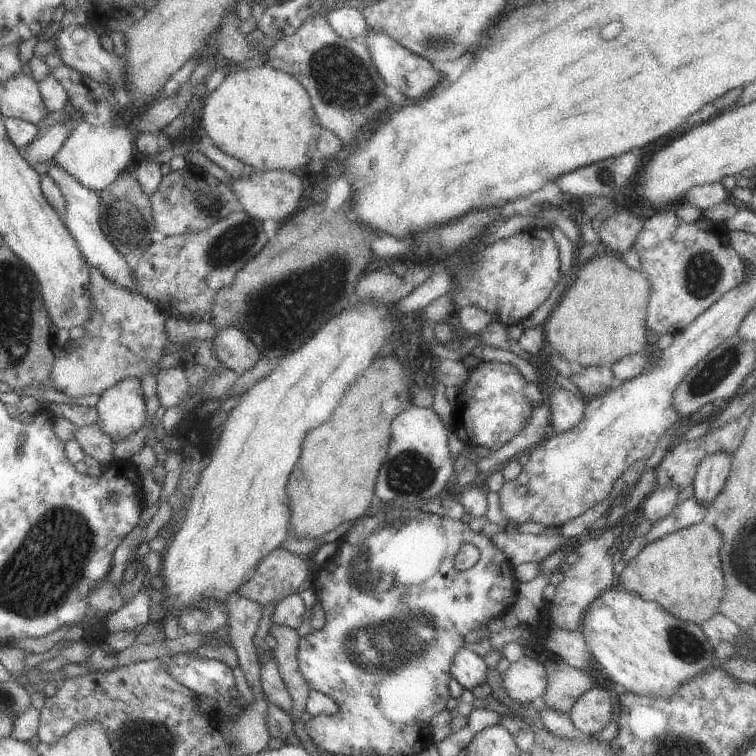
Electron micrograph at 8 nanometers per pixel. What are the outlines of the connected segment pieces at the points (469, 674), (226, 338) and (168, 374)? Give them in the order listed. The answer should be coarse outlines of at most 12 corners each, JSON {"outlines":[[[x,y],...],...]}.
{"outlines":[[[464,646],[453,654],[450,677],[467,690],[484,682],[483,657]],[[237,327],[214,332],[215,358],[238,377],[260,359]],[[179,367],[154,375],[157,400],[163,408],[187,396],[187,379]]]}

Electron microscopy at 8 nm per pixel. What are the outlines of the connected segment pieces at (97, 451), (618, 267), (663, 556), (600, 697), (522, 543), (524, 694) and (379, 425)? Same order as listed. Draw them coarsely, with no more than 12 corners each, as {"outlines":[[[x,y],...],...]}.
{"outlines":[[[96,422],[72,438],[102,467],[113,460],[114,442]],[[615,253],[574,265],[541,324],[573,367],[640,353],[650,286]],[[702,520],[641,548],[615,585],[703,624],[724,593]],[[595,684],[566,712],[585,737],[615,714],[613,691]],[[495,532],[488,540],[513,566],[541,564],[576,542],[551,535]],[[525,656],[510,662],[501,688],[519,703],[539,700],[543,665]],[[375,358],[303,434],[285,492],[295,539],[375,500],[389,424],[412,405]]]}

